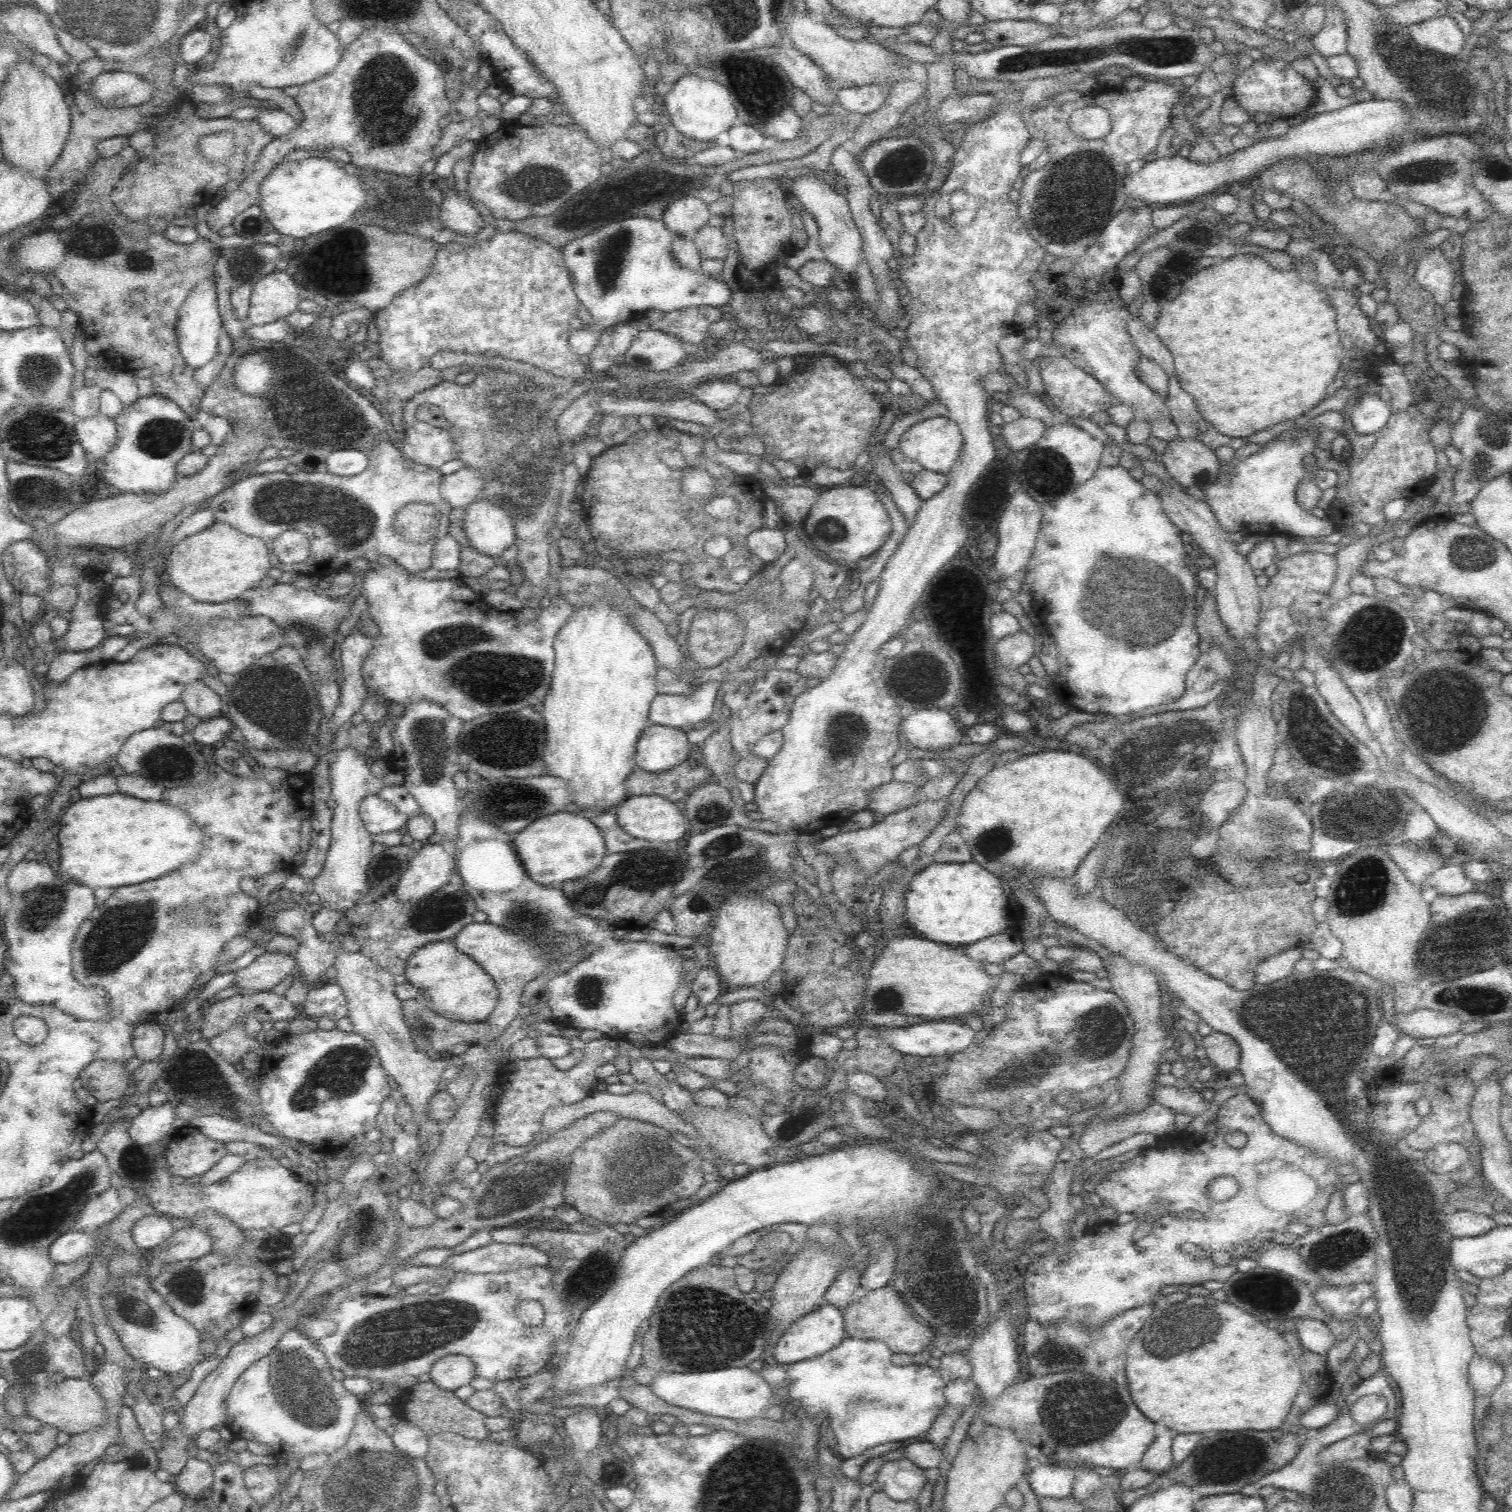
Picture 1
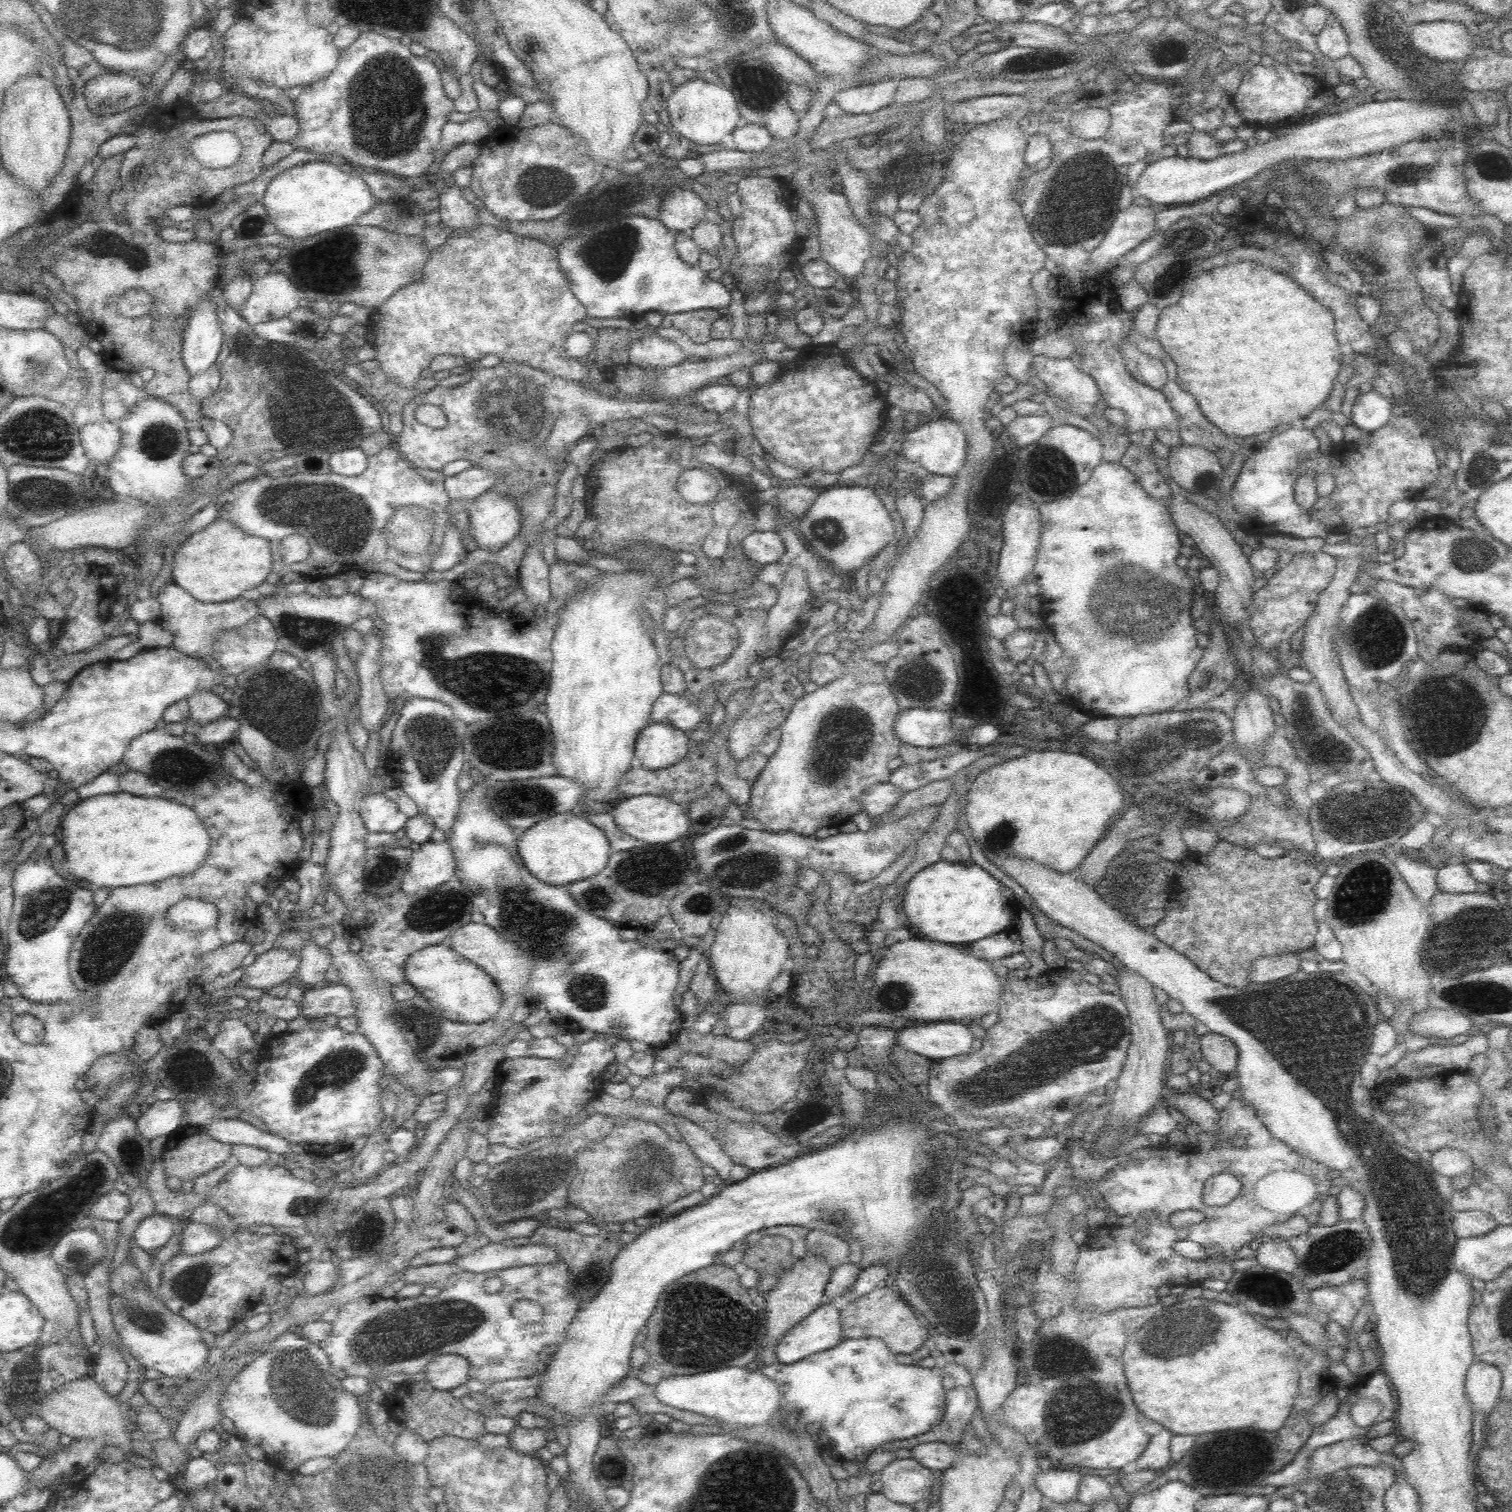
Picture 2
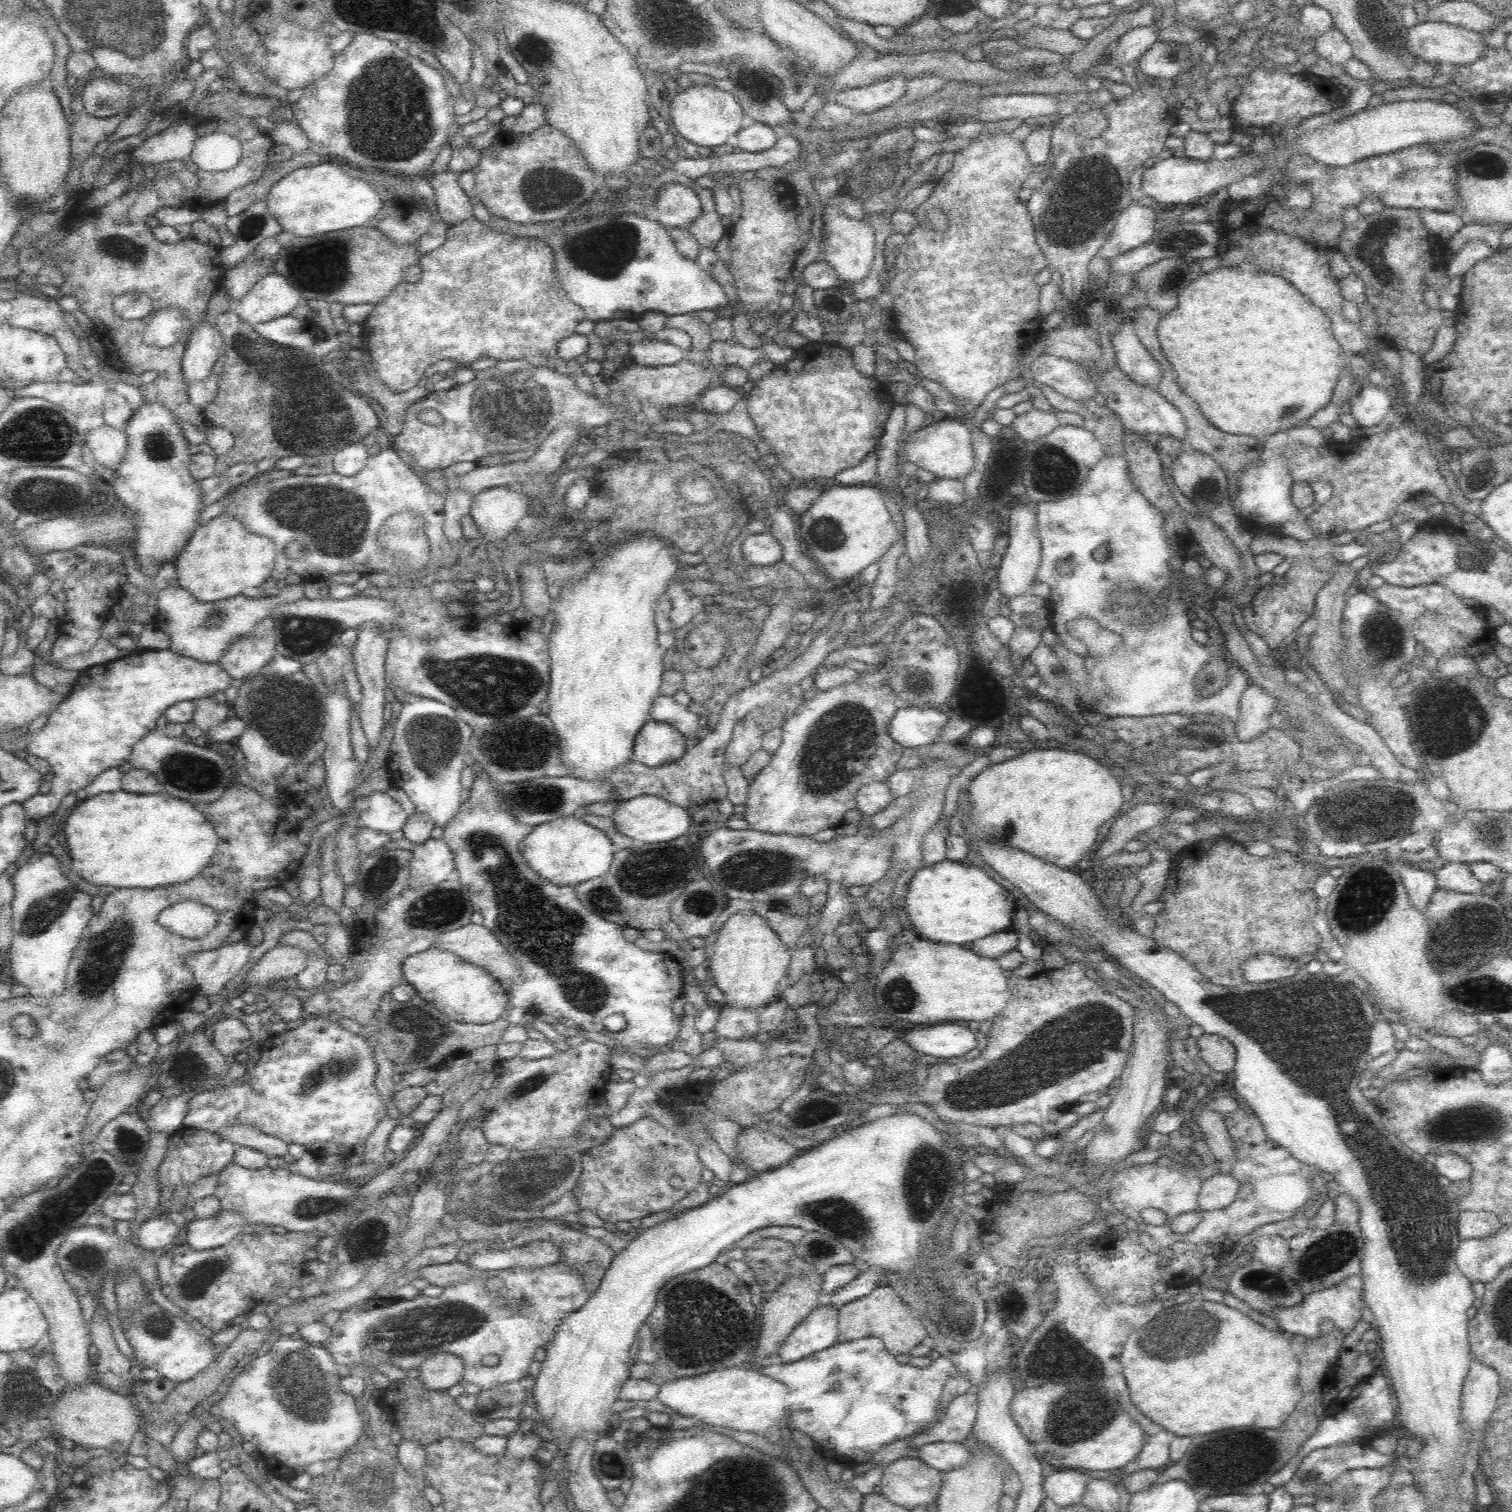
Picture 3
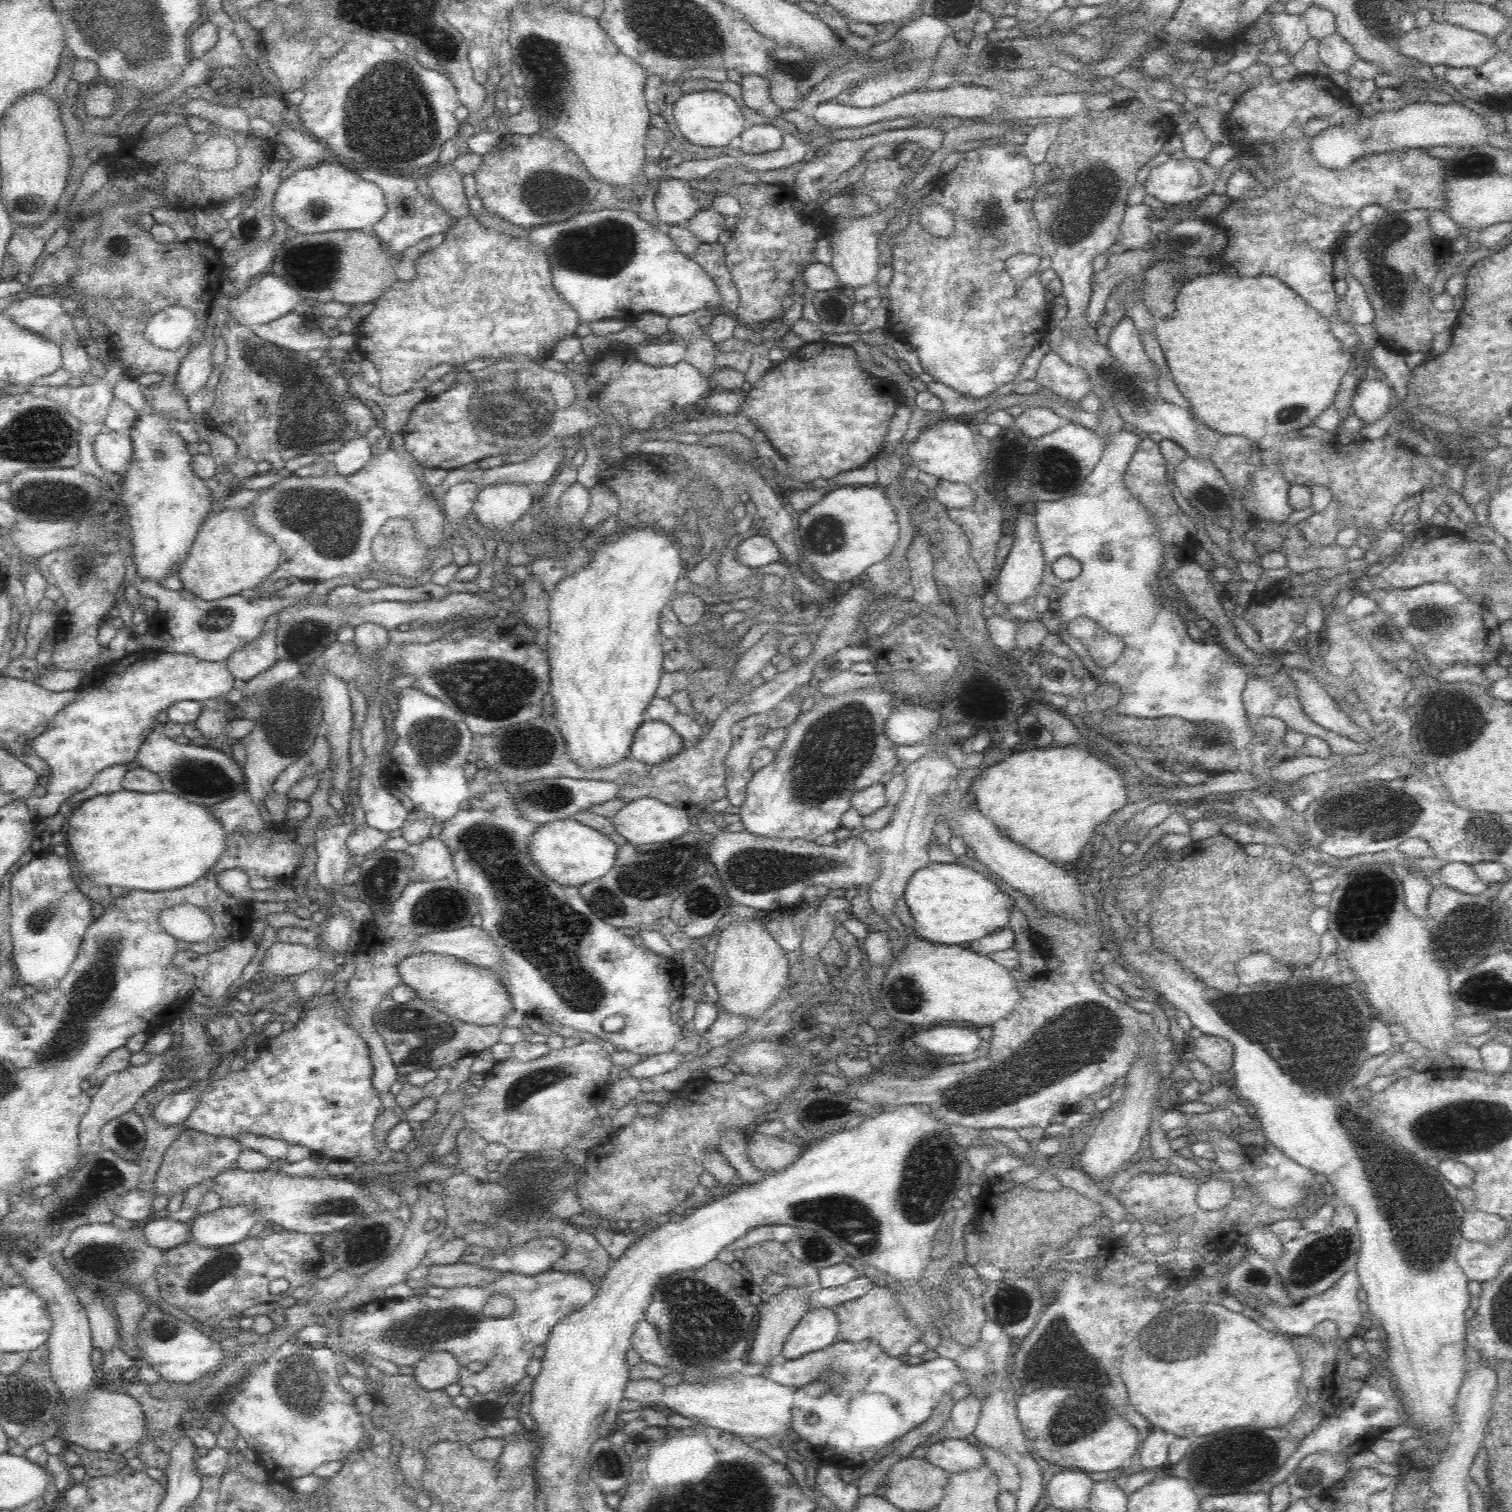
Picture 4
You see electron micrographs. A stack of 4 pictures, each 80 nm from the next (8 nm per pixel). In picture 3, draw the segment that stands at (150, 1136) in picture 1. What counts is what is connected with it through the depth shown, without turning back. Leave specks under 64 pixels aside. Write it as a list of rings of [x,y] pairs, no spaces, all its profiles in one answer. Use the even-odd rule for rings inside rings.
[[[182,1095],[169,1098],[162,1097],[150,1110],[144,1123],[150,1134],[153,1132],[173,1133],[183,1125],[186,1110],[188,1110],[187,1097]]]

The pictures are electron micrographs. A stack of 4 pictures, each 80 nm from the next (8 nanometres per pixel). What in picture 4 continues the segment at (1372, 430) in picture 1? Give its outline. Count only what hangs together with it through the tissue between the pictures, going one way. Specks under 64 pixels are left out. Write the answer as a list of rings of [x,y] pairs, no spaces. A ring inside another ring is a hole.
[[[1363,377],[1352,400],[1349,412],[1358,416],[1367,425],[1377,421],[1393,408],[1392,387],[1380,378],[1370,380]]]

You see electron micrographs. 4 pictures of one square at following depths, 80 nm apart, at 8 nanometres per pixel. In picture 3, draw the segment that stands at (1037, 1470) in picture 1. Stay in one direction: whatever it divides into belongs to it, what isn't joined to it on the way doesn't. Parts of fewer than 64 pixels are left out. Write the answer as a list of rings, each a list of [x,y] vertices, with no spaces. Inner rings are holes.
[[[1056,1470],[1044,1477],[1045,1496],[1052,1498],[1058,1506],[1066,1507],[1080,1503],[1087,1486],[1086,1474],[1076,1470]]]

